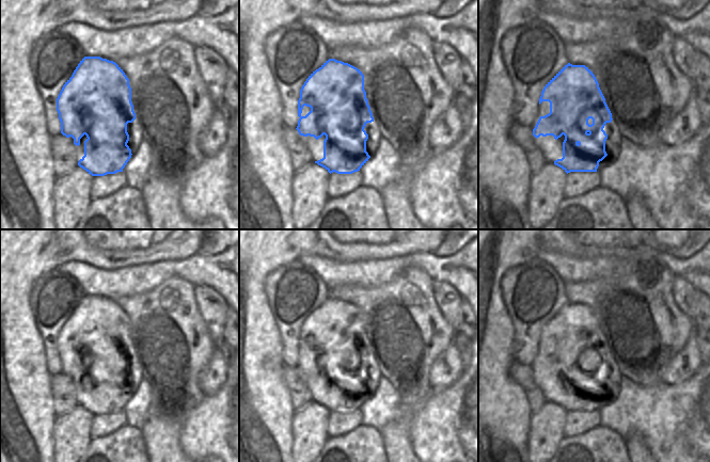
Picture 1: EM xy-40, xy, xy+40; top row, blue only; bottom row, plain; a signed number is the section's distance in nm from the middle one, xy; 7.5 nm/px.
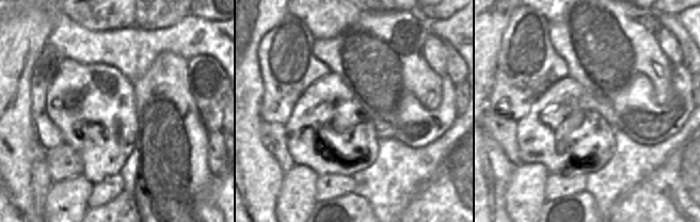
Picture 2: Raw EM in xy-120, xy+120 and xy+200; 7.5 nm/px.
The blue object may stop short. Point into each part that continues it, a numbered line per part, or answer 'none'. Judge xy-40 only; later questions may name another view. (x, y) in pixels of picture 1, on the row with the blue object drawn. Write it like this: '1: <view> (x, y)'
1: xy-40 (79, 149)

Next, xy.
1: xy (315, 147)

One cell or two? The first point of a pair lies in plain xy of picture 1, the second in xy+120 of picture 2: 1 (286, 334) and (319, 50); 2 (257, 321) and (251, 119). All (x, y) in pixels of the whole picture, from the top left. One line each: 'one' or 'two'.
1: two
2: one

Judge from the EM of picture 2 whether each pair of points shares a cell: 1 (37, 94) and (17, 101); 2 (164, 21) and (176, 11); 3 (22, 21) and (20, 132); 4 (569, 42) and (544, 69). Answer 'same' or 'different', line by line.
1: different
2: same
3: same
4: different

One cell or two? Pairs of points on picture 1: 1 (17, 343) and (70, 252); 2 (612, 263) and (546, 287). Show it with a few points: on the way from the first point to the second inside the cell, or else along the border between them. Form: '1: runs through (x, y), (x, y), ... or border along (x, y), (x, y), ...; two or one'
1: runs through (17, 315), (17, 286), (43, 260); one
2: border along (546, 263), (564, 283); two

